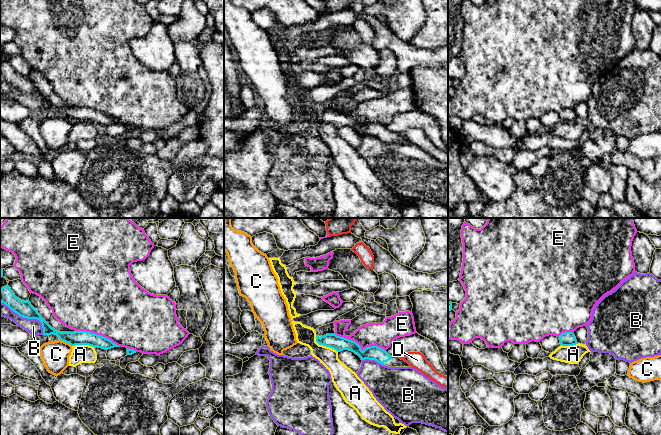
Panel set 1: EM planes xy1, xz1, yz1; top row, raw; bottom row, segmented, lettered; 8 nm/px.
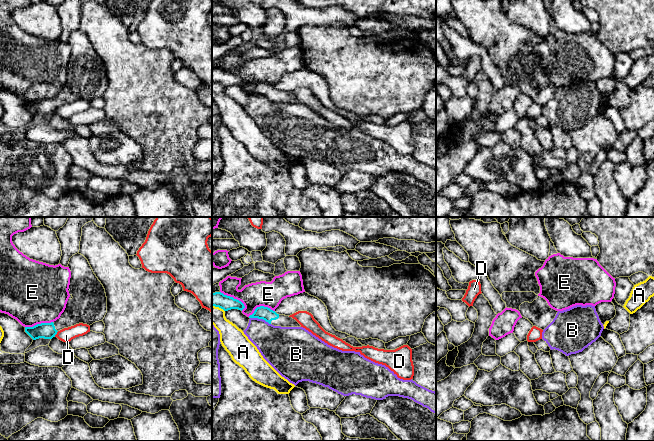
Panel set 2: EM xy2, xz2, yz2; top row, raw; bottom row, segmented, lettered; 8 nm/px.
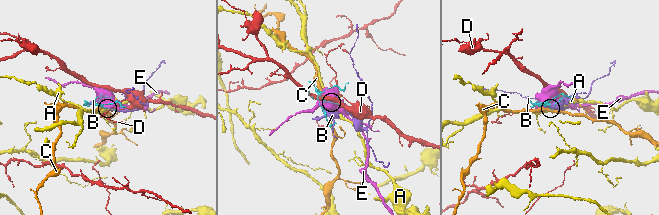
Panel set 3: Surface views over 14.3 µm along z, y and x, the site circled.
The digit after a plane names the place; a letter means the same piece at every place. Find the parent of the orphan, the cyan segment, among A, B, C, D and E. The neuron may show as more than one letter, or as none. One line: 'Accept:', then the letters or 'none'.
Accept: none

